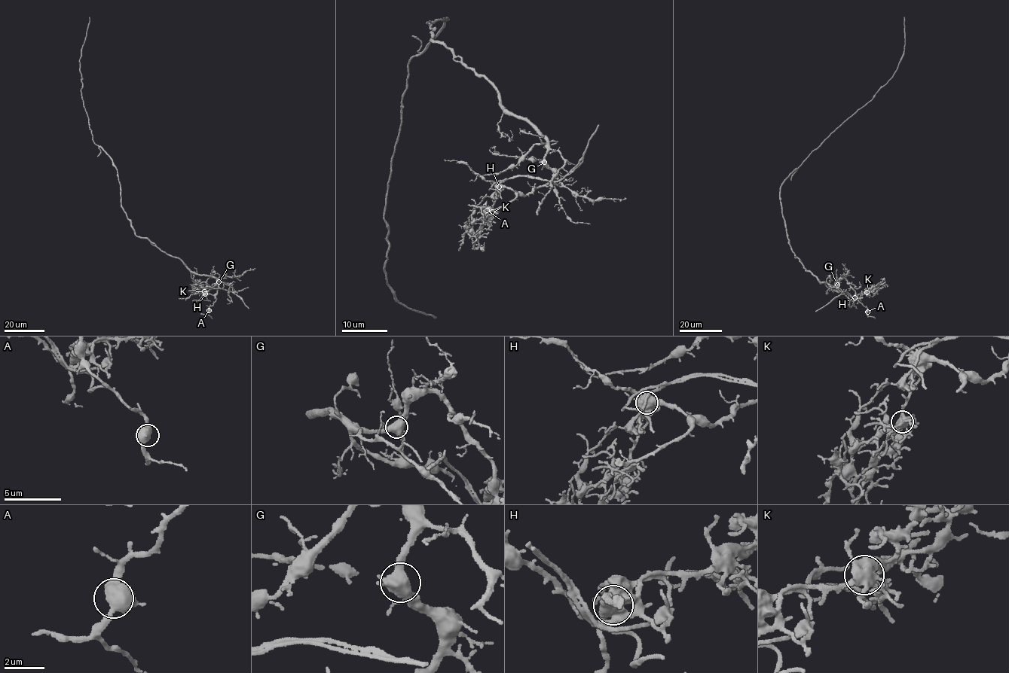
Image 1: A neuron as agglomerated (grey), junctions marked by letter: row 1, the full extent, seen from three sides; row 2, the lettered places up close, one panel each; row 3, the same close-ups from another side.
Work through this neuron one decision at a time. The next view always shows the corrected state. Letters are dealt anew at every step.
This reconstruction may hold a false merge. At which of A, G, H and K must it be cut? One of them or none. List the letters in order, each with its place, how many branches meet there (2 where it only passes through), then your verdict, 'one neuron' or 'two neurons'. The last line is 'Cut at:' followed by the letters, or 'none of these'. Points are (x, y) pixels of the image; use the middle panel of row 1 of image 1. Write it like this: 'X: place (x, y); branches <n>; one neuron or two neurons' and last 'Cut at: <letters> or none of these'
A: place (487, 210); branches 3; one neuron
G: place (544, 162); branches 5; one neuron
H: place (499, 187); branches 6; two neurons
K: place (492, 211); branches 7; one neuron
Cut at: H

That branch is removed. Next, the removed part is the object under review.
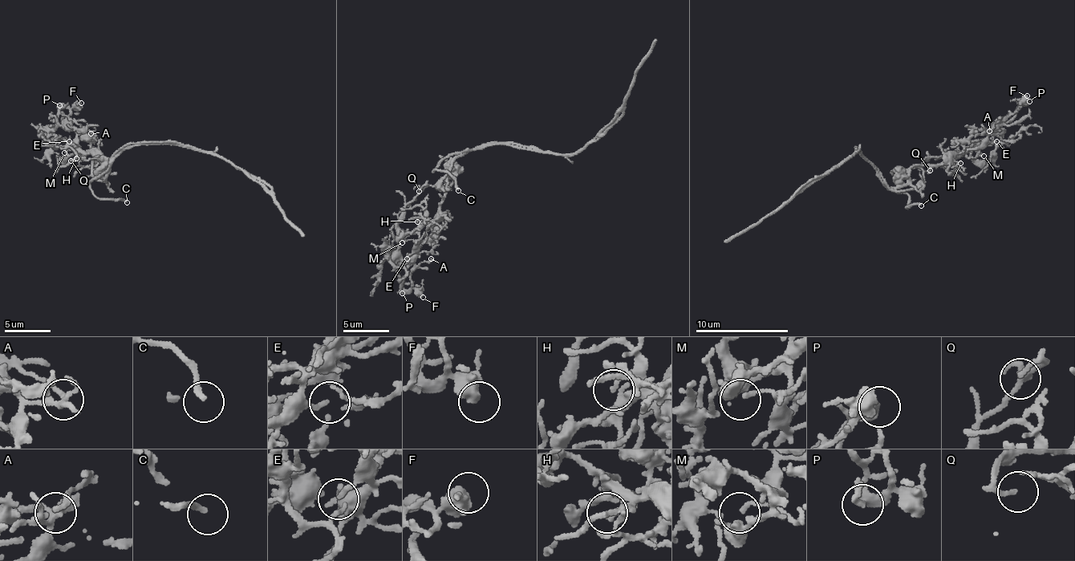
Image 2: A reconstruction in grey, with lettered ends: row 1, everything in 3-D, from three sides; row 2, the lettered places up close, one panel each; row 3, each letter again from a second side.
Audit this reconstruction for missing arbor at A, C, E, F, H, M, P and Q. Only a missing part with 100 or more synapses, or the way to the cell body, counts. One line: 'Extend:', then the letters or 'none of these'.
Extend: C

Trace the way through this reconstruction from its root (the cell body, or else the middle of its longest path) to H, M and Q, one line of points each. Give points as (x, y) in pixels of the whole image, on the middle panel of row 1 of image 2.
H: (506, 145), (484, 144), (453, 160), (440, 188), (443, 198), (440, 209), (432, 221), (423, 217), (417, 221)
M: (506, 145), (484, 144), (453, 160), (440, 188), (443, 198), (432, 221), (425, 222), (419, 237), (402, 242)
Q: (506, 145), (484, 144), (453, 160), (432, 221), (406, 233), (398, 221), (427, 186), (419, 191)

